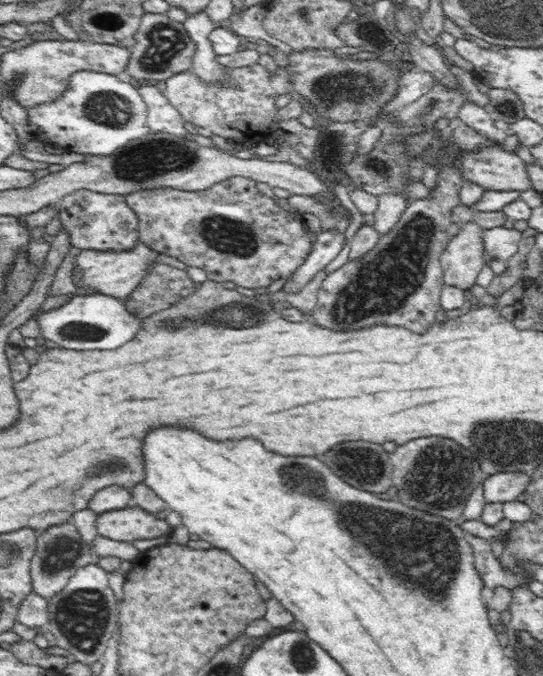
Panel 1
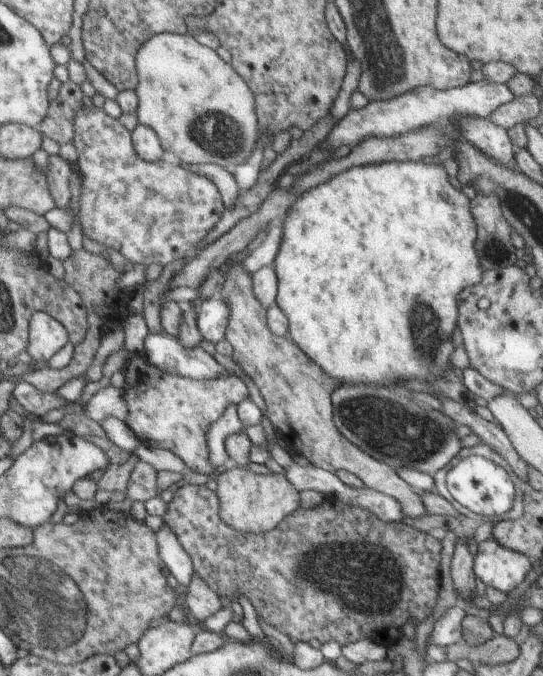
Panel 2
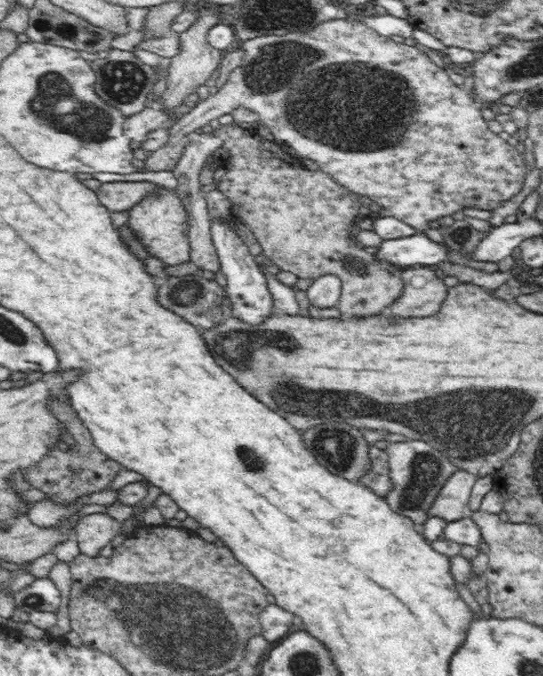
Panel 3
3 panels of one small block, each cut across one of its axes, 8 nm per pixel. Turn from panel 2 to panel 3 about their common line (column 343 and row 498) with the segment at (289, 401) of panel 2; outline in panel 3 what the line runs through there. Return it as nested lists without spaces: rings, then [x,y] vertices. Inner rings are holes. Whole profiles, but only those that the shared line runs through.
[[[458,469],[442,485],[427,514],[444,519],[448,523],[468,518],[471,513],[468,506],[470,493],[476,479],[478,476]]]

